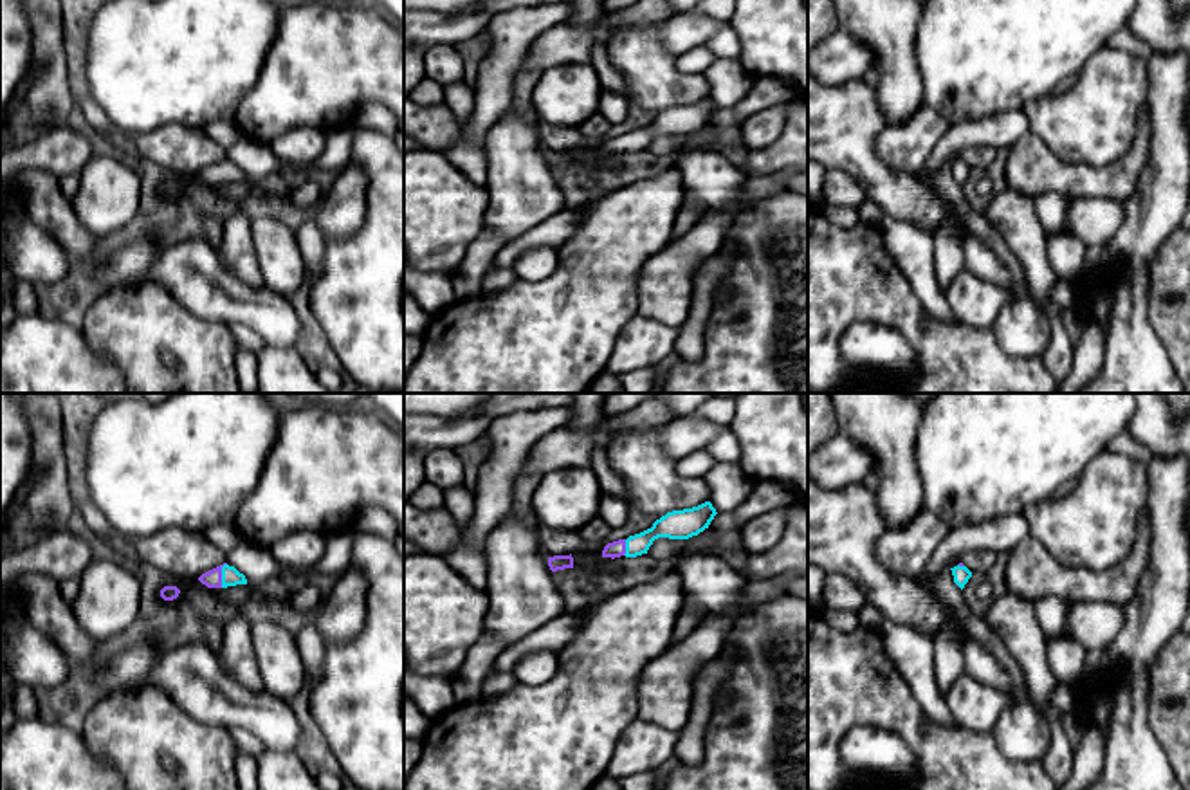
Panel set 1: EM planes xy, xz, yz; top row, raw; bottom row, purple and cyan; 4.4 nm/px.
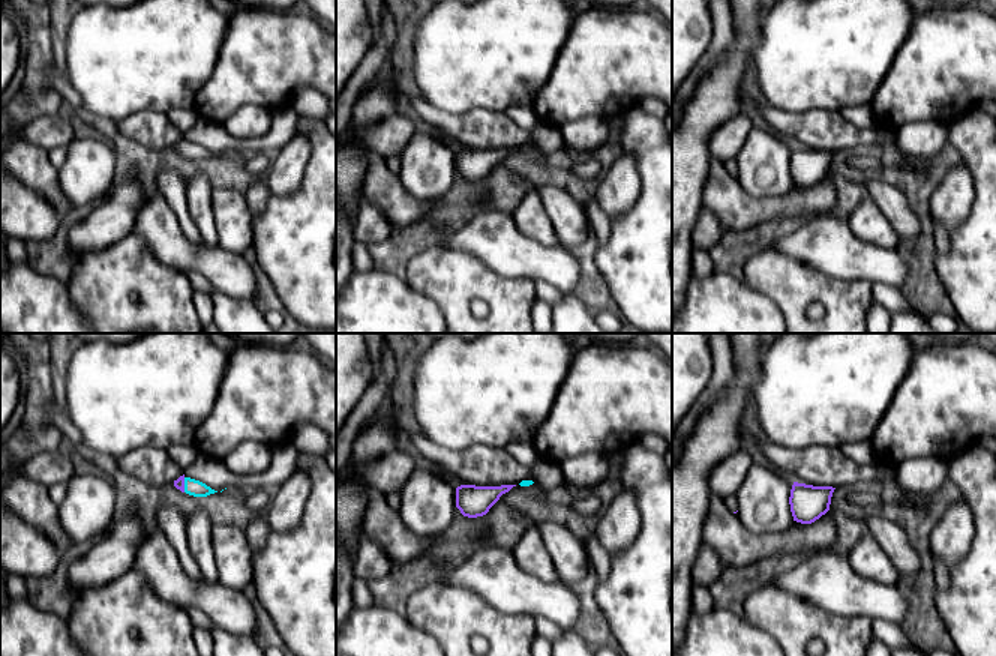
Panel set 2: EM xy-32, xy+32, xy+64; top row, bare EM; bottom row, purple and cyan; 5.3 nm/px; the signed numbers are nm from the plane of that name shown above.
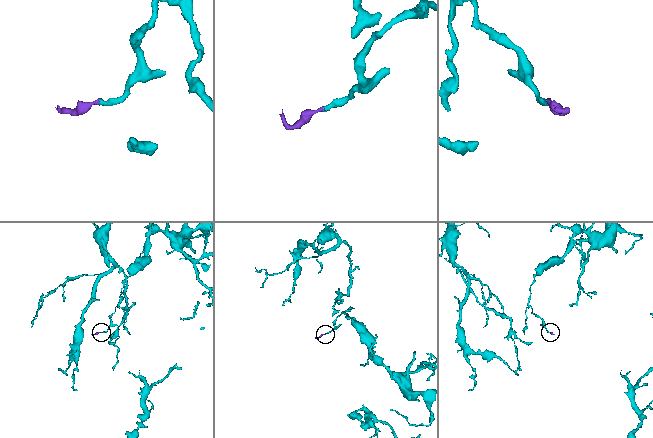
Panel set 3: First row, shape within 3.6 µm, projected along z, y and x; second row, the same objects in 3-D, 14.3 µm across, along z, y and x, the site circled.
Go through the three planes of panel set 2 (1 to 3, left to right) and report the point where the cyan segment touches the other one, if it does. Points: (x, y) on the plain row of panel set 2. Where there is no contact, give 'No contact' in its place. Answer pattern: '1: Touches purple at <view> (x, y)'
1: Touches purple at xy-32 (183, 149)
2: No contact
3: No contact

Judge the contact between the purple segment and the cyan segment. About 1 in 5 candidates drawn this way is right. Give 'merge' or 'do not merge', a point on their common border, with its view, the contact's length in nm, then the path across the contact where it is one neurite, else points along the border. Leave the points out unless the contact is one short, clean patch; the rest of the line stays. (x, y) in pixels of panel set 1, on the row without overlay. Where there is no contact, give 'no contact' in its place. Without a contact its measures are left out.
merge; meets purple in xy at (220, 172); contact 110 nm long

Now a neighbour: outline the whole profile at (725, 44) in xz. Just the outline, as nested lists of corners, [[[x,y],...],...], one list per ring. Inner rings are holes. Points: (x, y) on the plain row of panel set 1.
[[[728,22],[705,43],[705,47],[710,49],[716,58],[734,61],[739,61],[743,51],[739,36]]]

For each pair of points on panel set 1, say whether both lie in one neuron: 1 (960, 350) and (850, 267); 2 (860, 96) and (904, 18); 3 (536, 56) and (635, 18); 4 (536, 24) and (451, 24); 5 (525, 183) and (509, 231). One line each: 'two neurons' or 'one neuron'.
1: one neuron
2: two neurons
3: one neuron
4: two neurons
5: one neuron

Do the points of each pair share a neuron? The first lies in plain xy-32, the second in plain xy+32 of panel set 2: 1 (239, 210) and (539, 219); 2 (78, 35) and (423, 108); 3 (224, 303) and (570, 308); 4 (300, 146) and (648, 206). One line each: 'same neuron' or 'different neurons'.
1: different neurons
2: different neurons
3: same neuron
4: different neurons

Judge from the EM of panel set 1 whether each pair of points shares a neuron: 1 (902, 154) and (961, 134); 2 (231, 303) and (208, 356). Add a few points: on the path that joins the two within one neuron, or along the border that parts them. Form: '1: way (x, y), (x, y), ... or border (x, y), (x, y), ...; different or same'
1: border (951, 125), (916, 174); different
2: border (183, 307), (199, 318), (229, 327); different

